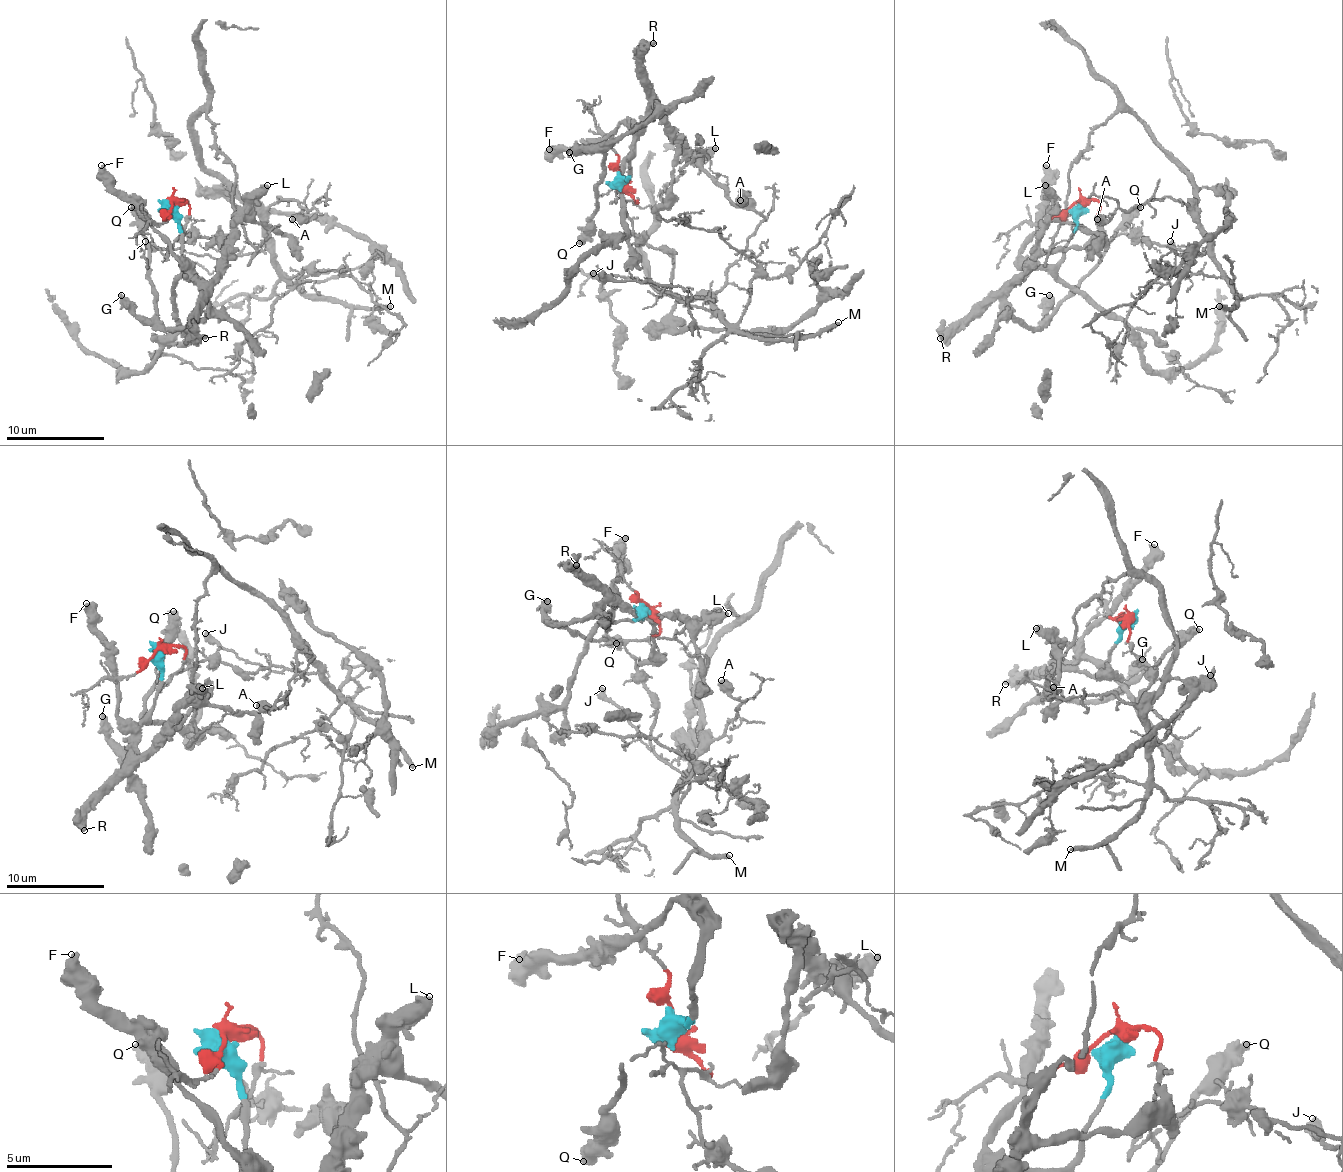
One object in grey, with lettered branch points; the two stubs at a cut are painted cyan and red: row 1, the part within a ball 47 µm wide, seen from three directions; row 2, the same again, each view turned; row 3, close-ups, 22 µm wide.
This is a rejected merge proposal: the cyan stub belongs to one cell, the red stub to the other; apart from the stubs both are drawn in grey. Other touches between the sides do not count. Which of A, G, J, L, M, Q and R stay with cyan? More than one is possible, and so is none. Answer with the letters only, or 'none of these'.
G, L, Q, R

